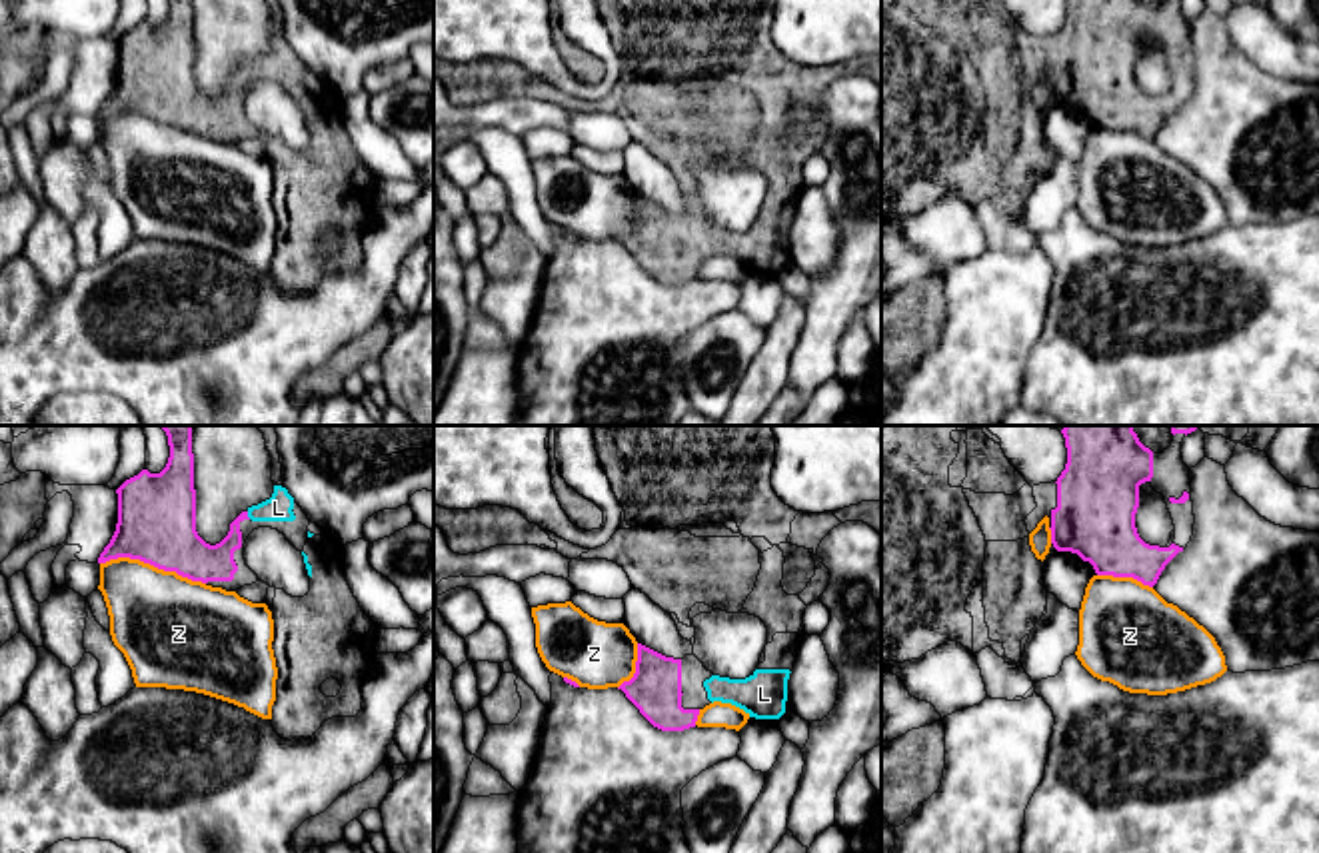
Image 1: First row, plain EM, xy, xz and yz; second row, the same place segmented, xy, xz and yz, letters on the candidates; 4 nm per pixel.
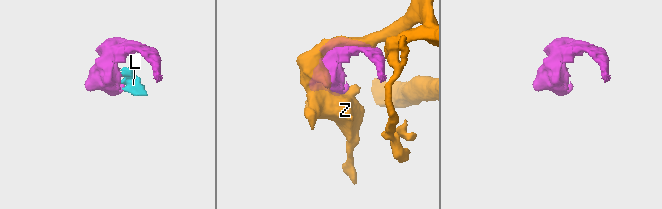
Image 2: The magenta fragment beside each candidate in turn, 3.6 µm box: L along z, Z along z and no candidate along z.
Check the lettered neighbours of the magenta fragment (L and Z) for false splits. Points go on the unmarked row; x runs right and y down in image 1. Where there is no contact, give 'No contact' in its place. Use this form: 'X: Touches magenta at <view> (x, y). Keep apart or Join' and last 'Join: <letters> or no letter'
L: Touches magenta at xy (246, 68). Join
Z: Touches magenta at xy (152, 116). Keep apart
Join: L

